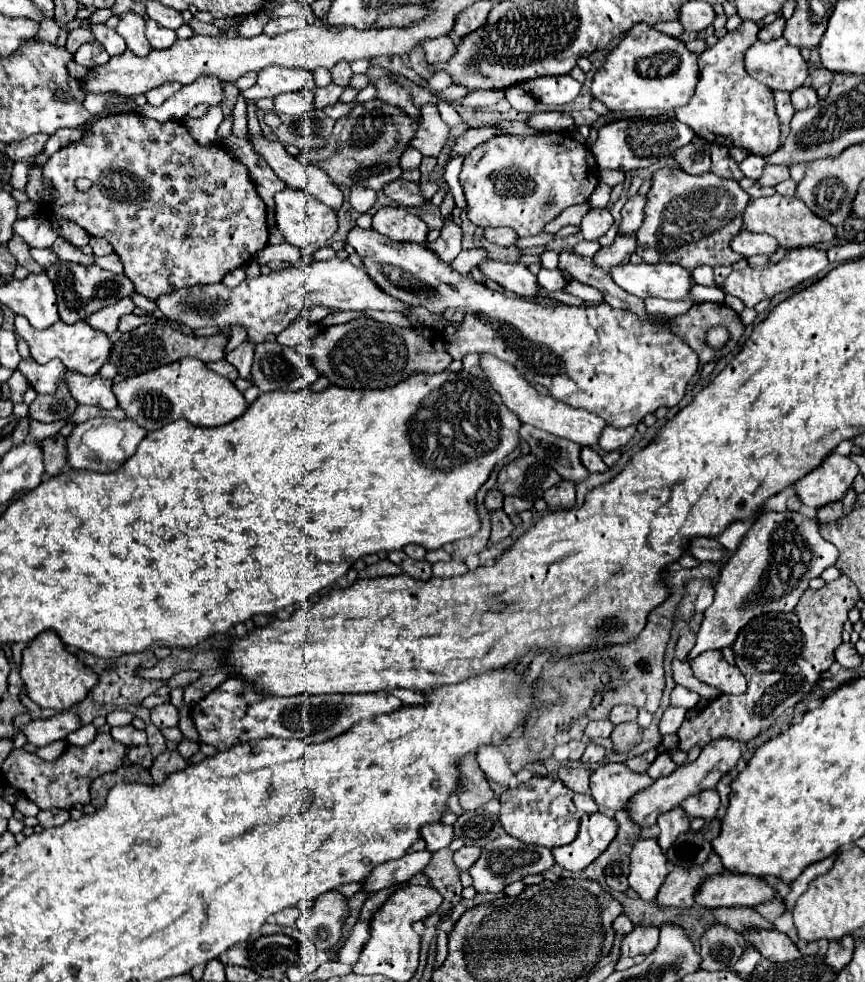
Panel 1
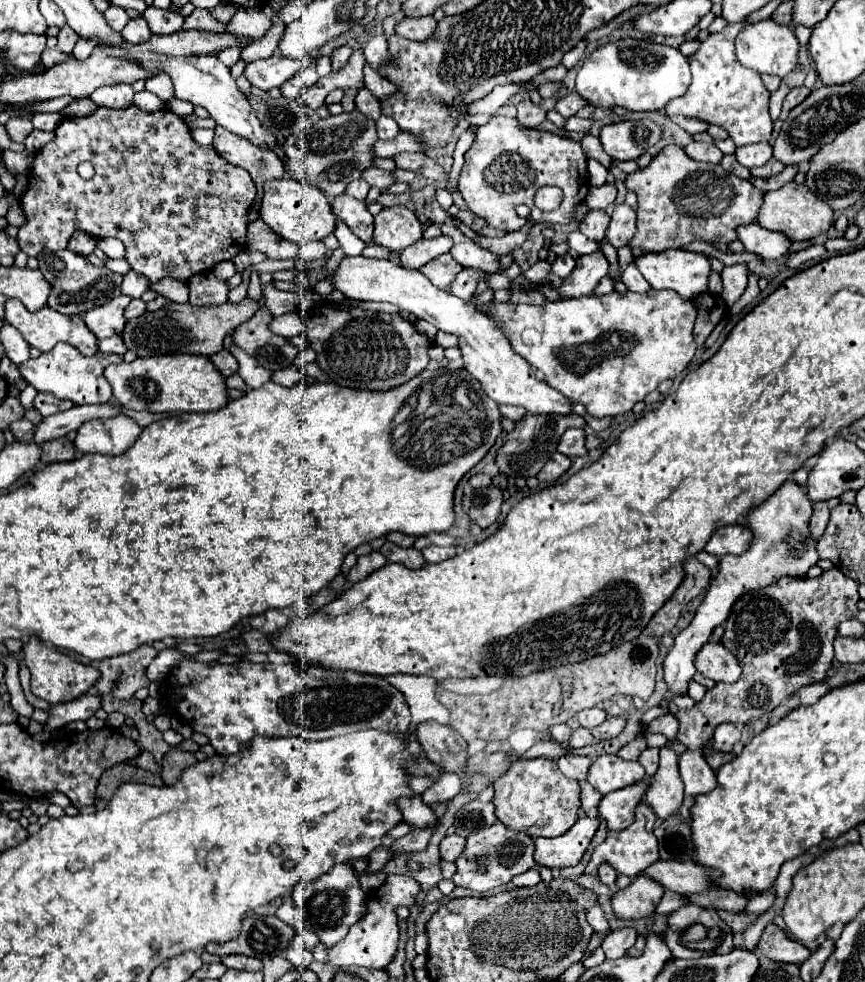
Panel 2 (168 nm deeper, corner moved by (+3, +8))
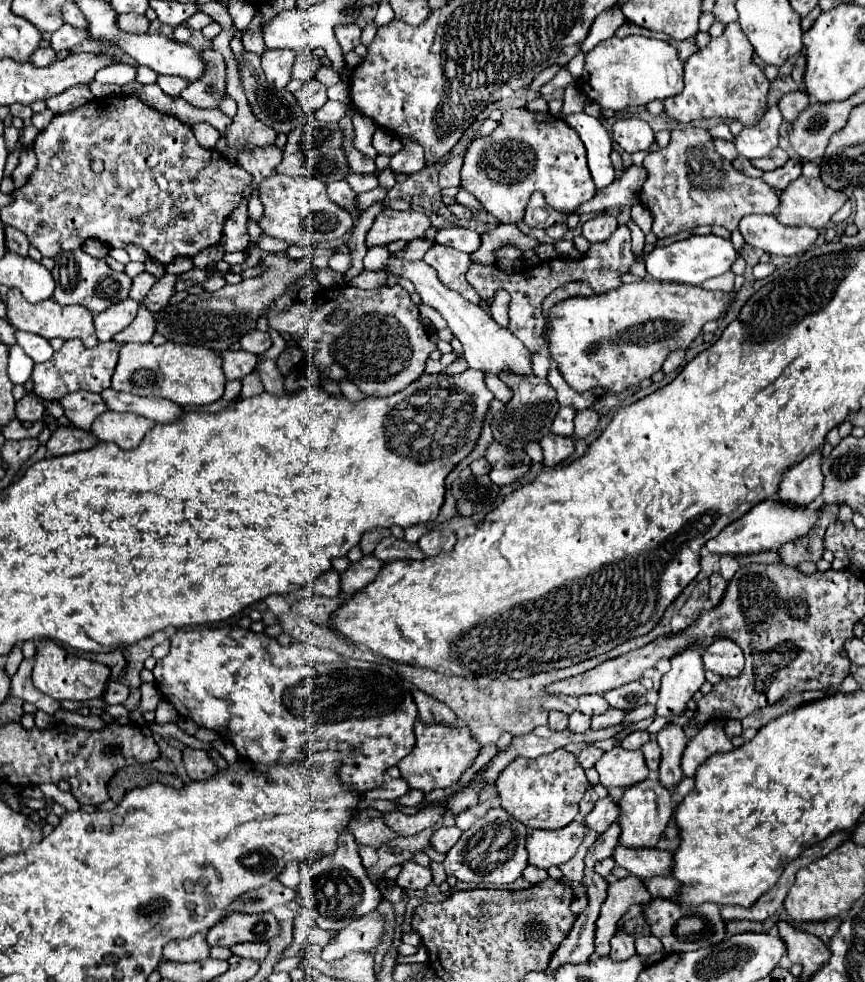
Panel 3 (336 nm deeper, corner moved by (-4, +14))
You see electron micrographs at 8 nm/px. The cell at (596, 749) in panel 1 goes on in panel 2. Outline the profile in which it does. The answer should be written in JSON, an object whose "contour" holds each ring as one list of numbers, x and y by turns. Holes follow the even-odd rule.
{"contour":[[575,729,573,731,573,735,571,735,571,739,569,739,569,745,571,747,587,747,587,745,591,745,593,743,593,735,587,731,587,729]]}

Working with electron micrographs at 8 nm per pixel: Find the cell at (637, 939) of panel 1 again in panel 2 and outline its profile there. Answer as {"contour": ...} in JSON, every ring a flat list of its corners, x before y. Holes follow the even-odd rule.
{"contour":[[625,927,625,929,615,929,615,931,609,931,607,937,603,939,603,945,601,949,605,951,607,959,619,959,627,953,629,947,635,945,639,933,631,927]]}

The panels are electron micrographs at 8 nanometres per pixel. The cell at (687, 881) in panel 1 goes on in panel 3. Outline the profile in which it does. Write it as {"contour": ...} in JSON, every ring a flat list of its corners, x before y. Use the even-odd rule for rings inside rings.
{"contour":[[628,875,624,879,616,879,608,885,608,899,600,909,600,917,596,921,596,937,594,951,604,957,610,953,610,939,616,933,618,919,628,911,628,907,636,903,648,903,652,897,644,889,642,879,636,875]]}

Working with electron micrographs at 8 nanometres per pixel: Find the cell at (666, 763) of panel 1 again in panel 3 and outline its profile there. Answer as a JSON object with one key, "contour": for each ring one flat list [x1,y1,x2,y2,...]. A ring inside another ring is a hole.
{"contour":[[648,741,642,745,642,753,644,753,644,759,646,759,646,765,652,773,658,771,658,765,660,765,660,757,662,757,662,751,658,747,656,741]]}

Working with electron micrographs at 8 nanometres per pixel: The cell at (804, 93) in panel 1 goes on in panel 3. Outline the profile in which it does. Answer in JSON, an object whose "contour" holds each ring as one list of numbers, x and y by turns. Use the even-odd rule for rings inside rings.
{"contour":[[796,91,796,93,788,93,784,95,780,101,778,101,778,109,782,113,782,119,792,123,806,107,810,105,810,99,806,93,802,91]]}

